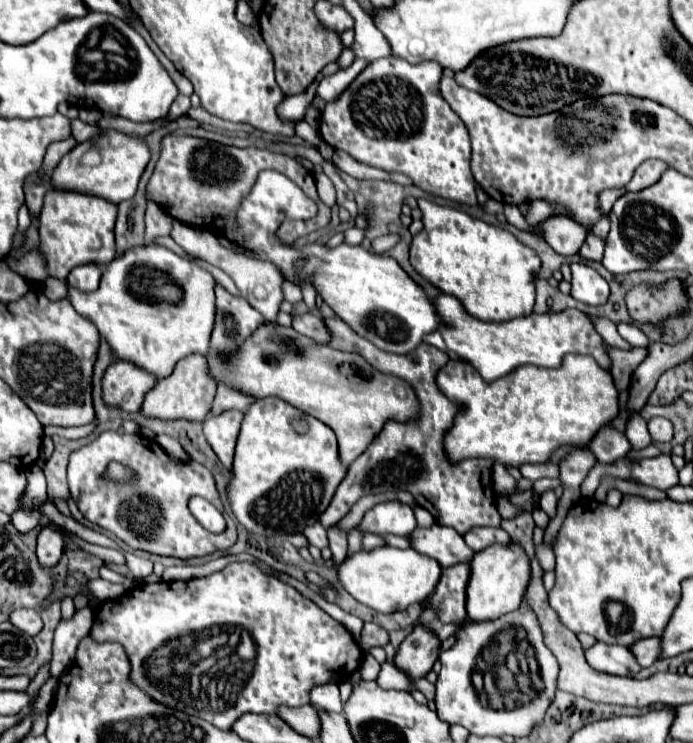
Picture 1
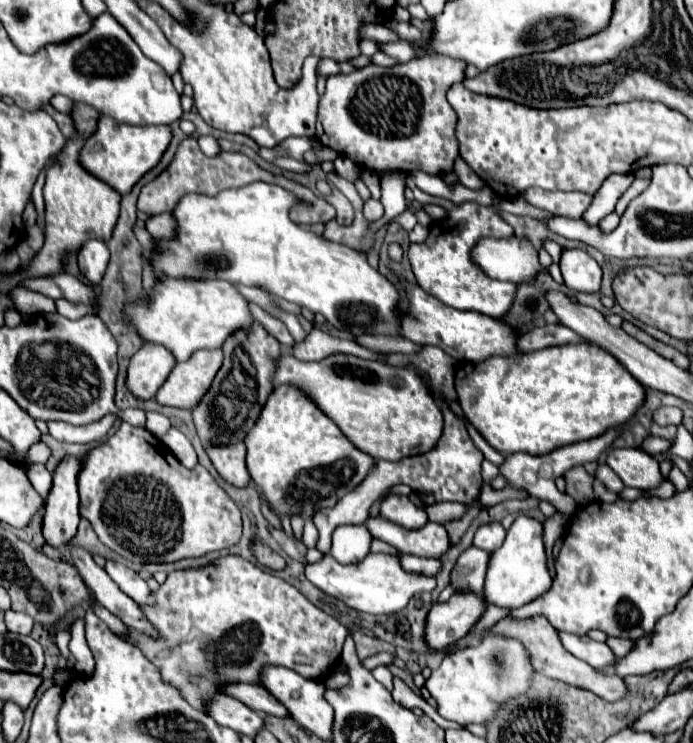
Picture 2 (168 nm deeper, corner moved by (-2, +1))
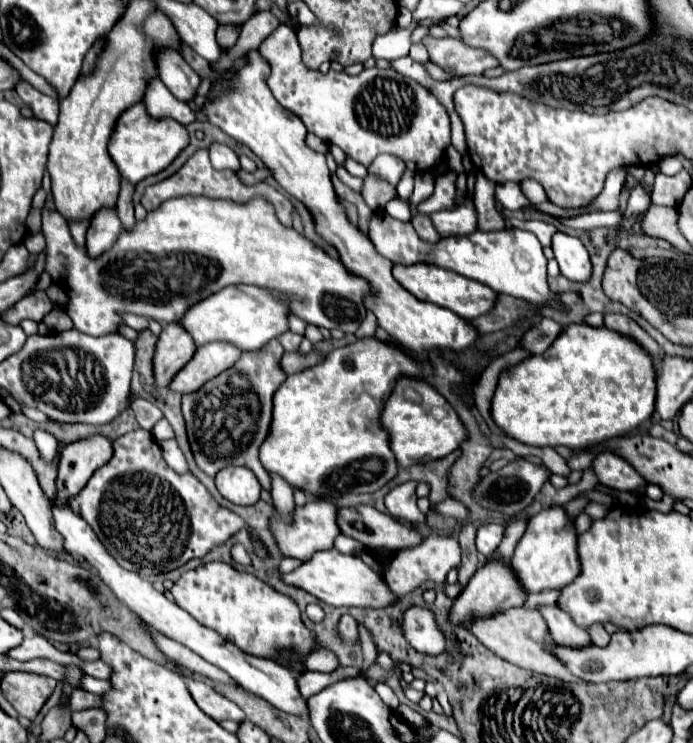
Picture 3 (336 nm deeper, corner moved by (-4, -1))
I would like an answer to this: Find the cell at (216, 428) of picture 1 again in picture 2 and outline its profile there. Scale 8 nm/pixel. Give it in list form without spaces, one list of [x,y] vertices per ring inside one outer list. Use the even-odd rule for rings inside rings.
[[[242,440],[234,444],[210,444],[206,452],[224,480],[232,482],[234,486],[246,486],[250,482],[250,474],[244,464],[246,450]]]

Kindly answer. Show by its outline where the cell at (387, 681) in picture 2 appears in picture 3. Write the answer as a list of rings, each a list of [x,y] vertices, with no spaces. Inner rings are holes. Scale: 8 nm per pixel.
[[[376,684],[374,688],[376,688],[376,692],[378,692],[378,696],[382,698],[382,701],[391,709],[395,710],[400,705],[396,694],[386,684]]]

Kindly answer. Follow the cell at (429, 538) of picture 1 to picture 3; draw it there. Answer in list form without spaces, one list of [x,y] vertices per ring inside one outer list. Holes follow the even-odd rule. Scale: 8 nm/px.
[[[366,504],[340,508],[336,522],[340,534],[362,542],[370,550],[386,548],[396,552],[422,544],[420,534],[412,534],[412,530],[408,530],[408,526],[404,526],[400,520]]]

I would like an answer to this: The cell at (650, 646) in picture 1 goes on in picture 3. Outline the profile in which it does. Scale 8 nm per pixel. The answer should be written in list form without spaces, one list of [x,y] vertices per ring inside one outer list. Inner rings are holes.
[[[592,624],[586,632],[590,634],[592,644],[596,644],[596,646],[606,646],[610,642],[610,634],[604,630],[602,624]]]

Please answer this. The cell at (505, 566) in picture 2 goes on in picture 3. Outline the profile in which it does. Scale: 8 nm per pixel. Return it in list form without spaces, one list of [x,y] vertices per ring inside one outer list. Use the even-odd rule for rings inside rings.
[[[552,506],[530,518],[528,530],[518,542],[514,556],[510,558],[510,566],[512,570],[516,570],[516,576],[520,578],[522,586],[528,592],[560,590],[580,574],[576,540],[578,540],[578,534],[574,528],[574,520],[568,518],[562,506]]]

